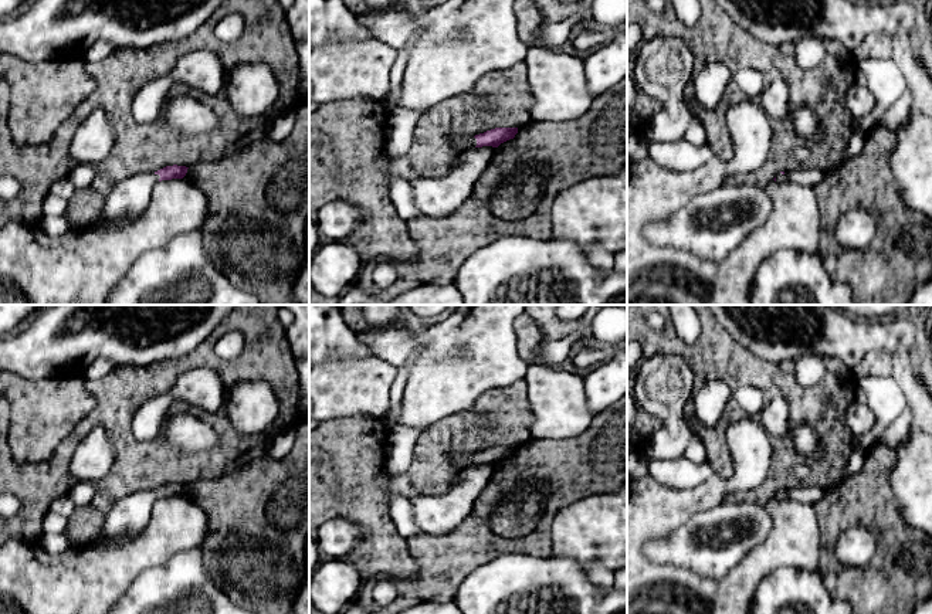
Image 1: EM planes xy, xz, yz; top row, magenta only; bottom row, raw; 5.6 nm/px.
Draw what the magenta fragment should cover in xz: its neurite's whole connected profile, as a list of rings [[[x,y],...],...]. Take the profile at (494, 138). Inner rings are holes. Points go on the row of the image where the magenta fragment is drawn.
[[[495,128],[474,138],[460,135],[450,136],[451,145],[458,150],[468,150],[474,147],[492,146],[498,147],[501,143],[514,139],[518,128]]]

